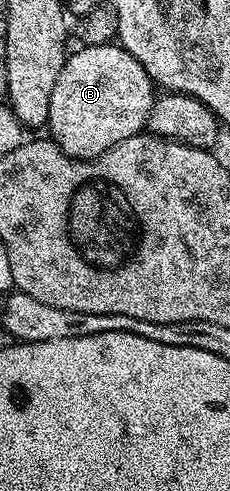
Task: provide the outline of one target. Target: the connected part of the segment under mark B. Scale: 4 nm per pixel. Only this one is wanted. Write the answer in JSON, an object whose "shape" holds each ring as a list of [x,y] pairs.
{"shape":[[[116,42],[94,47],[81,45],[76,49],[78,51],[74,55],[72,52],[66,58],[63,69],[55,80],[55,89],[51,89],[47,131],[59,149],[63,149],[63,153],[72,159],[98,159],[105,151],[127,141],[127,137],[135,137],[146,130],[145,121],[153,108],[155,84],[147,69],[143,69],[143,65]]]}

